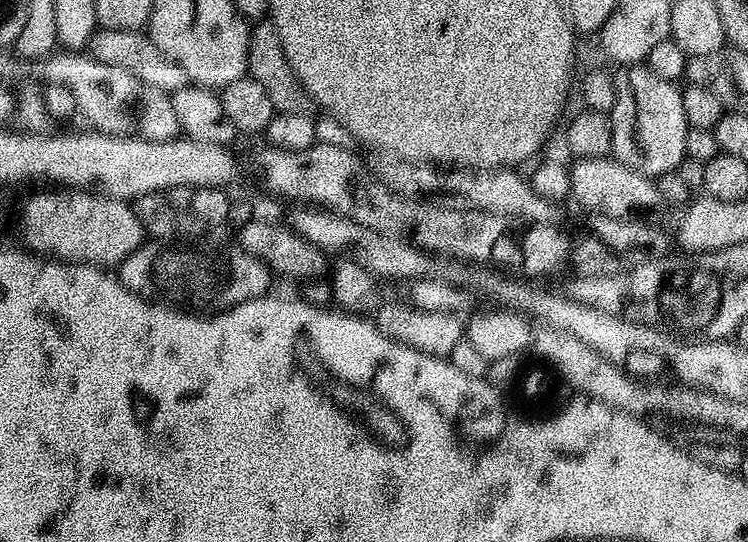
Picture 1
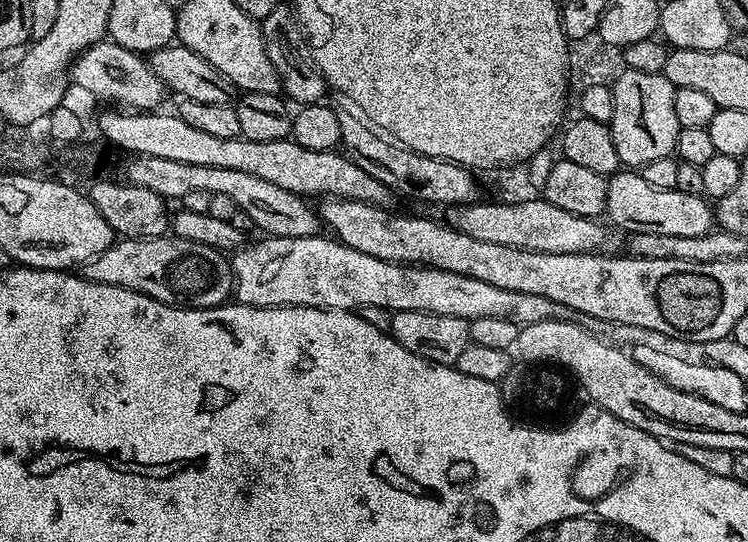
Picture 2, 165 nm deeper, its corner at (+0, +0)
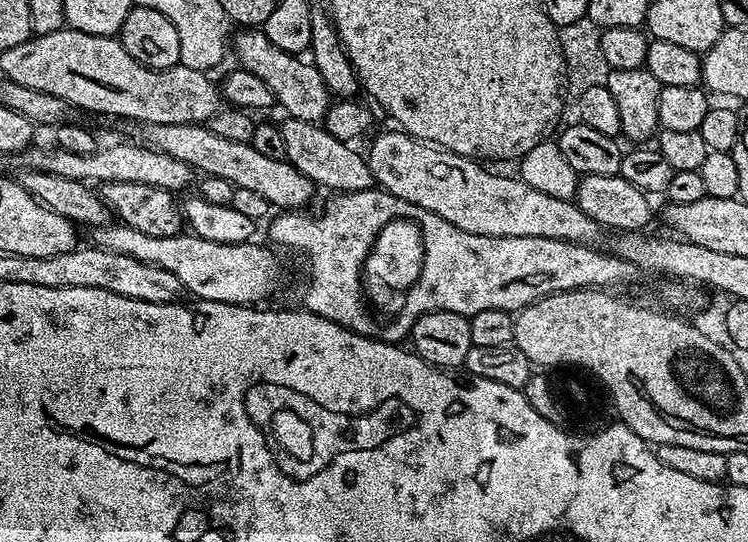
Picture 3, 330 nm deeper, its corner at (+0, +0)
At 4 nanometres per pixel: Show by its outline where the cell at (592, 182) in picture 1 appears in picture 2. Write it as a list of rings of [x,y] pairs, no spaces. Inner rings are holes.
[[[617,170],[607,177],[608,189],[606,190],[606,206],[604,211],[607,219],[617,229],[628,234],[649,232],[650,234],[670,234],[674,238],[698,238],[705,236],[714,228],[714,208],[704,196],[682,194],[676,187],[658,190],[658,186],[649,186],[646,178],[642,178],[636,170]]]

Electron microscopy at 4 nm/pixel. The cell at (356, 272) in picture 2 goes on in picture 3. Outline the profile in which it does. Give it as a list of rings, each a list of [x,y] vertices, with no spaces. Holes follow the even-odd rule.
[[[119,222],[98,226],[94,235],[97,248],[105,248],[114,254],[130,254],[132,258],[138,258],[138,262],[170,270],[170,274],[178,278],[181,289],[185,293],[193,292],[191,295],[198,300],[256,306],[267,301],[264,299],[280,284],[280,260],[267,243],[210,242],[210,238],[187,231],[170,238],[150,238],[150,234],[142,234]]]

